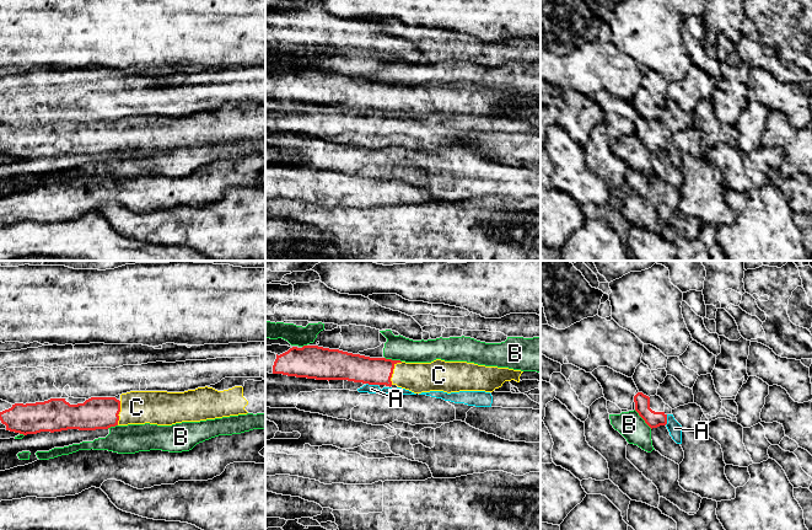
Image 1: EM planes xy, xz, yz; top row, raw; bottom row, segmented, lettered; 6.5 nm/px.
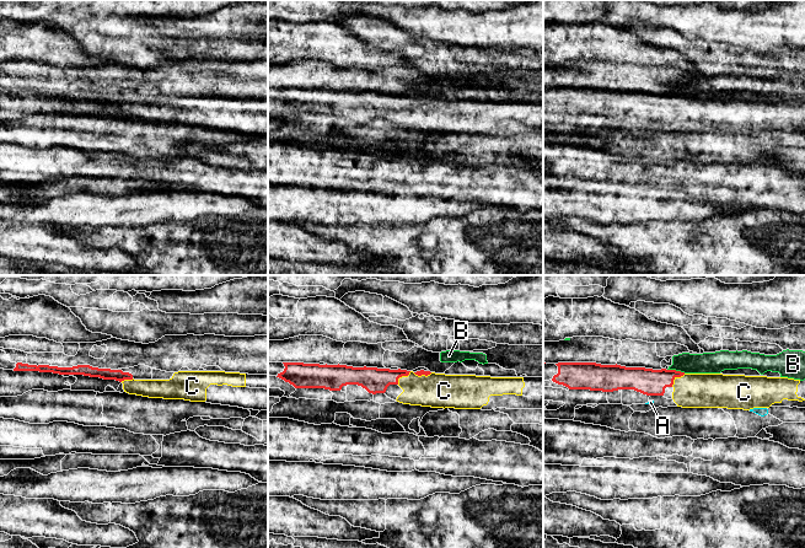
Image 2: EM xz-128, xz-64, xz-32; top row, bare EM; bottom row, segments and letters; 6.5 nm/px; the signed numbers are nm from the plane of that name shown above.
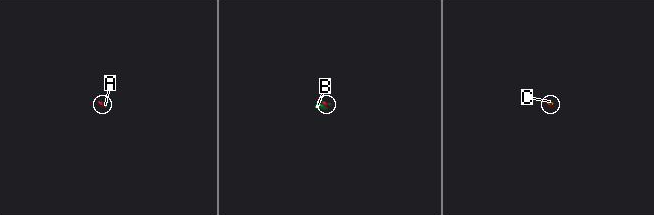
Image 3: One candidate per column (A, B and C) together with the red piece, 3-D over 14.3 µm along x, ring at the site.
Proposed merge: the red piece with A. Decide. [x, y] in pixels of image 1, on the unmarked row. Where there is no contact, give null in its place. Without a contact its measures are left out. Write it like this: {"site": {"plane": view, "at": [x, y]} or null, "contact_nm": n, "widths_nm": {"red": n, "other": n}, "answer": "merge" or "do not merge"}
{"site": {"plane": "xz", "at": [372, 108]}, "contact_nm": 80, "widths_nm": {"red": 190, "other": 60}, "answer": "do not merge"}

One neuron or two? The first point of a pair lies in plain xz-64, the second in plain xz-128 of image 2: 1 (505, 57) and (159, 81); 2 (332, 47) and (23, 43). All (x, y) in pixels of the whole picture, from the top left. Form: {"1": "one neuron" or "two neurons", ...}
{"1": "two neurons", "2": "one neuron"}

